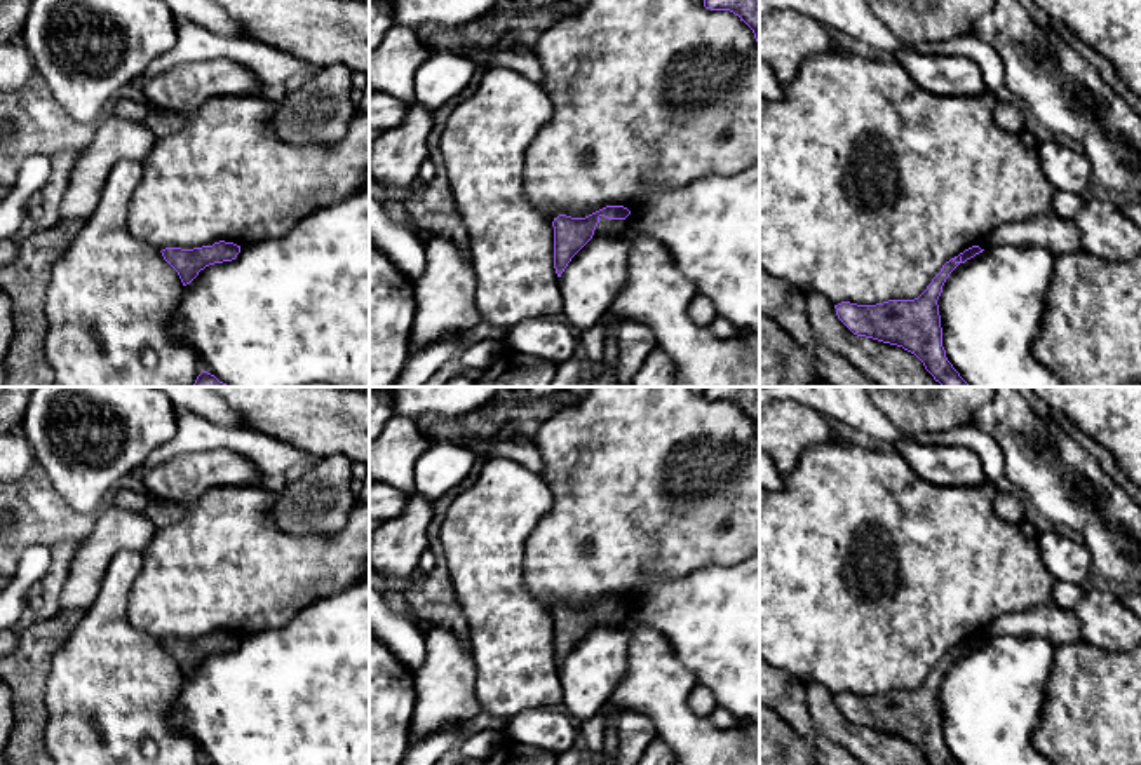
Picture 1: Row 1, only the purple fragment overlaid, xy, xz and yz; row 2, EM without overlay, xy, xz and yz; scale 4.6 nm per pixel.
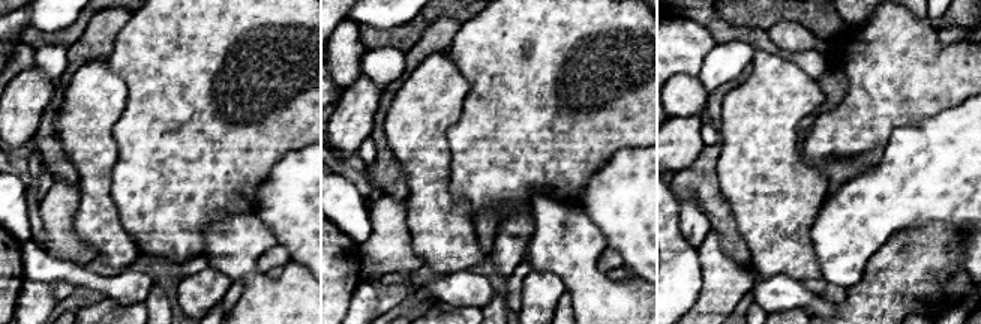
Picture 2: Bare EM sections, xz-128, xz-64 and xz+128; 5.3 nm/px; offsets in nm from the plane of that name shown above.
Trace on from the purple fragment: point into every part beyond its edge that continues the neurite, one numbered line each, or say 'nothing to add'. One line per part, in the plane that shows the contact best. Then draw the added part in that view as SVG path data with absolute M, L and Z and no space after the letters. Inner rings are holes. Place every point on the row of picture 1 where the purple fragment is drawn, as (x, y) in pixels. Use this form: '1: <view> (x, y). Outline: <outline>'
1: xz (605, 225). Outline: M632 213L625 220L608 220L604 216L599 216L599 223L594 230L594 235L598 234L620 234L627 228L631 223Z

